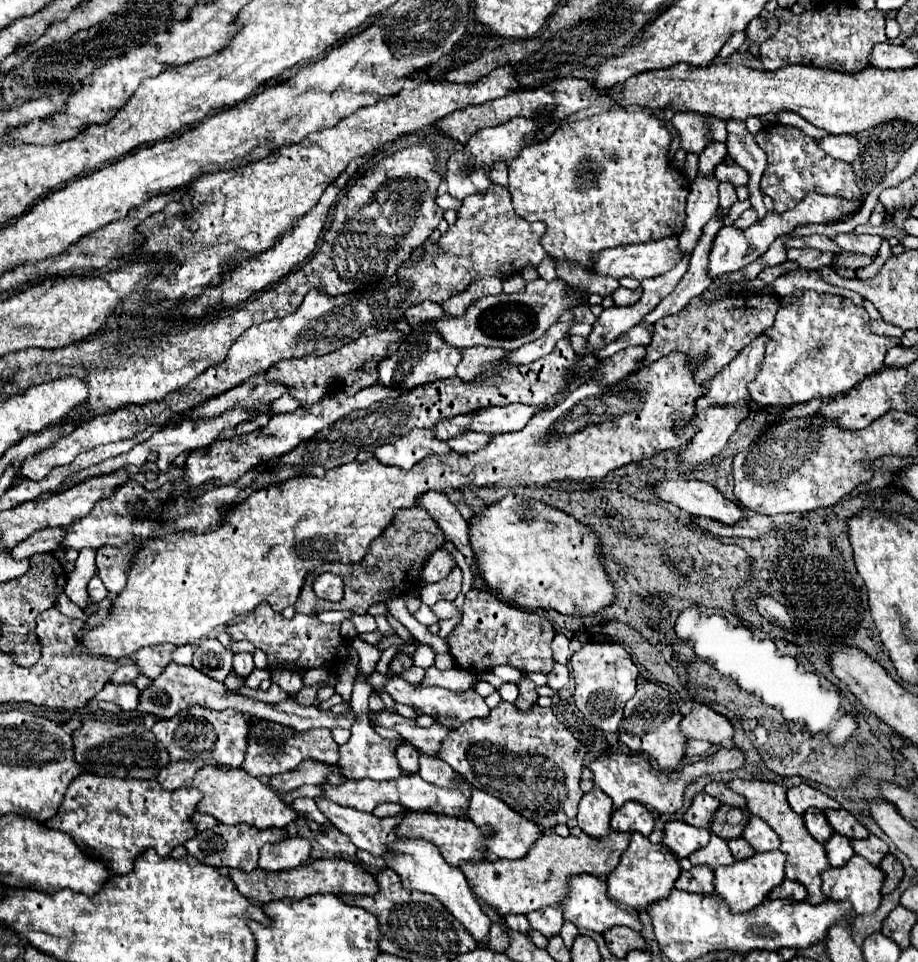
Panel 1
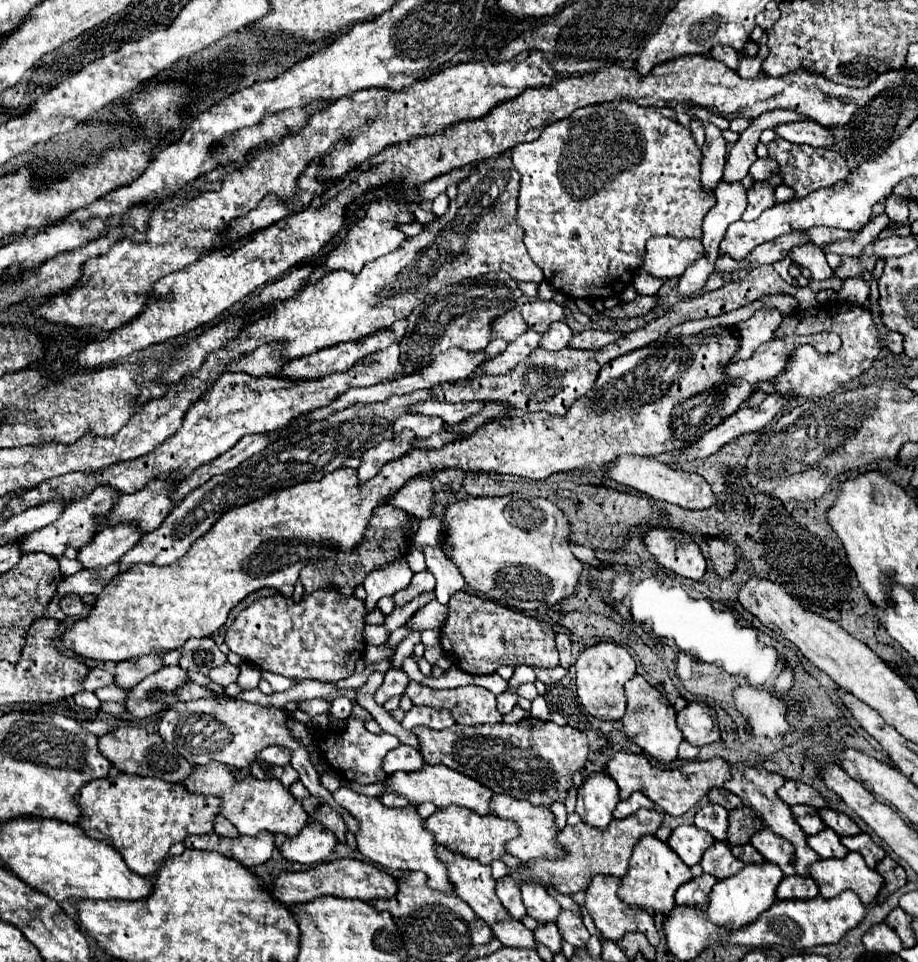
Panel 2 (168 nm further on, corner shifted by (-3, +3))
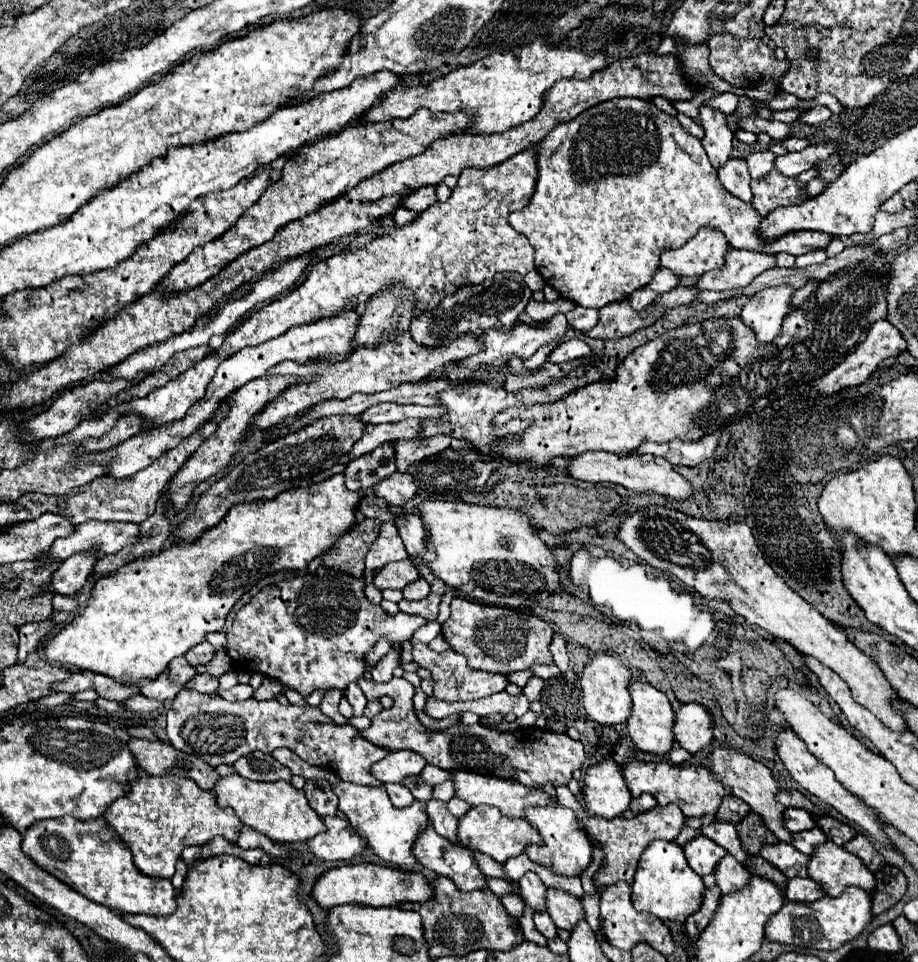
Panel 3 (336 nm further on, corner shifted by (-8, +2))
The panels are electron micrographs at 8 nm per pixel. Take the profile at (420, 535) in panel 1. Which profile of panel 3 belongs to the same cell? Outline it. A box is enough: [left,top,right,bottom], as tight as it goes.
[322,520,380,576]

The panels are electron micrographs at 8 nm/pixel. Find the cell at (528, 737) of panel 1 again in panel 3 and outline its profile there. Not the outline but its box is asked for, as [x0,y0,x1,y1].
[356,678,586,788]

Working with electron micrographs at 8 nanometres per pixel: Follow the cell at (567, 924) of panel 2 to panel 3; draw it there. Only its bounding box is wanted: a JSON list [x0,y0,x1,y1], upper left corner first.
[546,888,584,930]

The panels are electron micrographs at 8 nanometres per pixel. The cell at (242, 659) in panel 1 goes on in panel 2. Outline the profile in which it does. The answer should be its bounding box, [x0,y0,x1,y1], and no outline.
[237,662,261,691]

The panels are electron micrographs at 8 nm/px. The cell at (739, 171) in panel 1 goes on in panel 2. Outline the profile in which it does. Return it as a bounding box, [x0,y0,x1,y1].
[749,157,779,181]

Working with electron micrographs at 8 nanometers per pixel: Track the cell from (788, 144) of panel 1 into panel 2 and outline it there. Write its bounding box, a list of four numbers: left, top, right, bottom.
[767,137,849,199]

